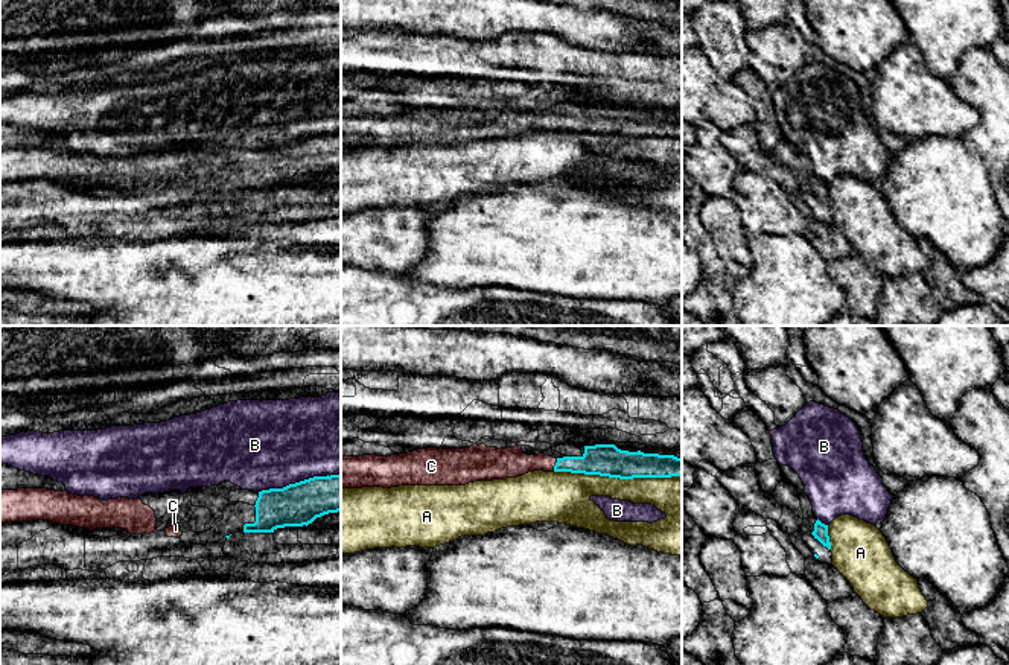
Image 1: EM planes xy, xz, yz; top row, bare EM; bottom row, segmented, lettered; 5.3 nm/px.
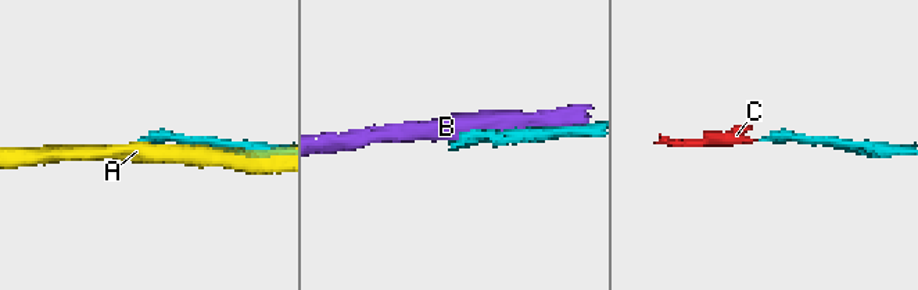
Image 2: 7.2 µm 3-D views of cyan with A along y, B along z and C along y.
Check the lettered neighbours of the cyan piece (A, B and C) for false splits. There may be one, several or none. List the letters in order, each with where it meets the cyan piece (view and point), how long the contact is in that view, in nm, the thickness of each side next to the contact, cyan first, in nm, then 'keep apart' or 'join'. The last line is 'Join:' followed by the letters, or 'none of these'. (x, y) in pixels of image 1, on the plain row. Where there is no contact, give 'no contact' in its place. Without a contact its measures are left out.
A: contact xz (618, 136); length 650 nm; calibres 180 and 190 nm; keep apart
B: contact xy (300, 140); length 440 nm; calibres 220 and 460 nm; keep apart
C: contact xz (556, 124); length 80 nm; calibres 170 and 160 nm; join
Join: C

